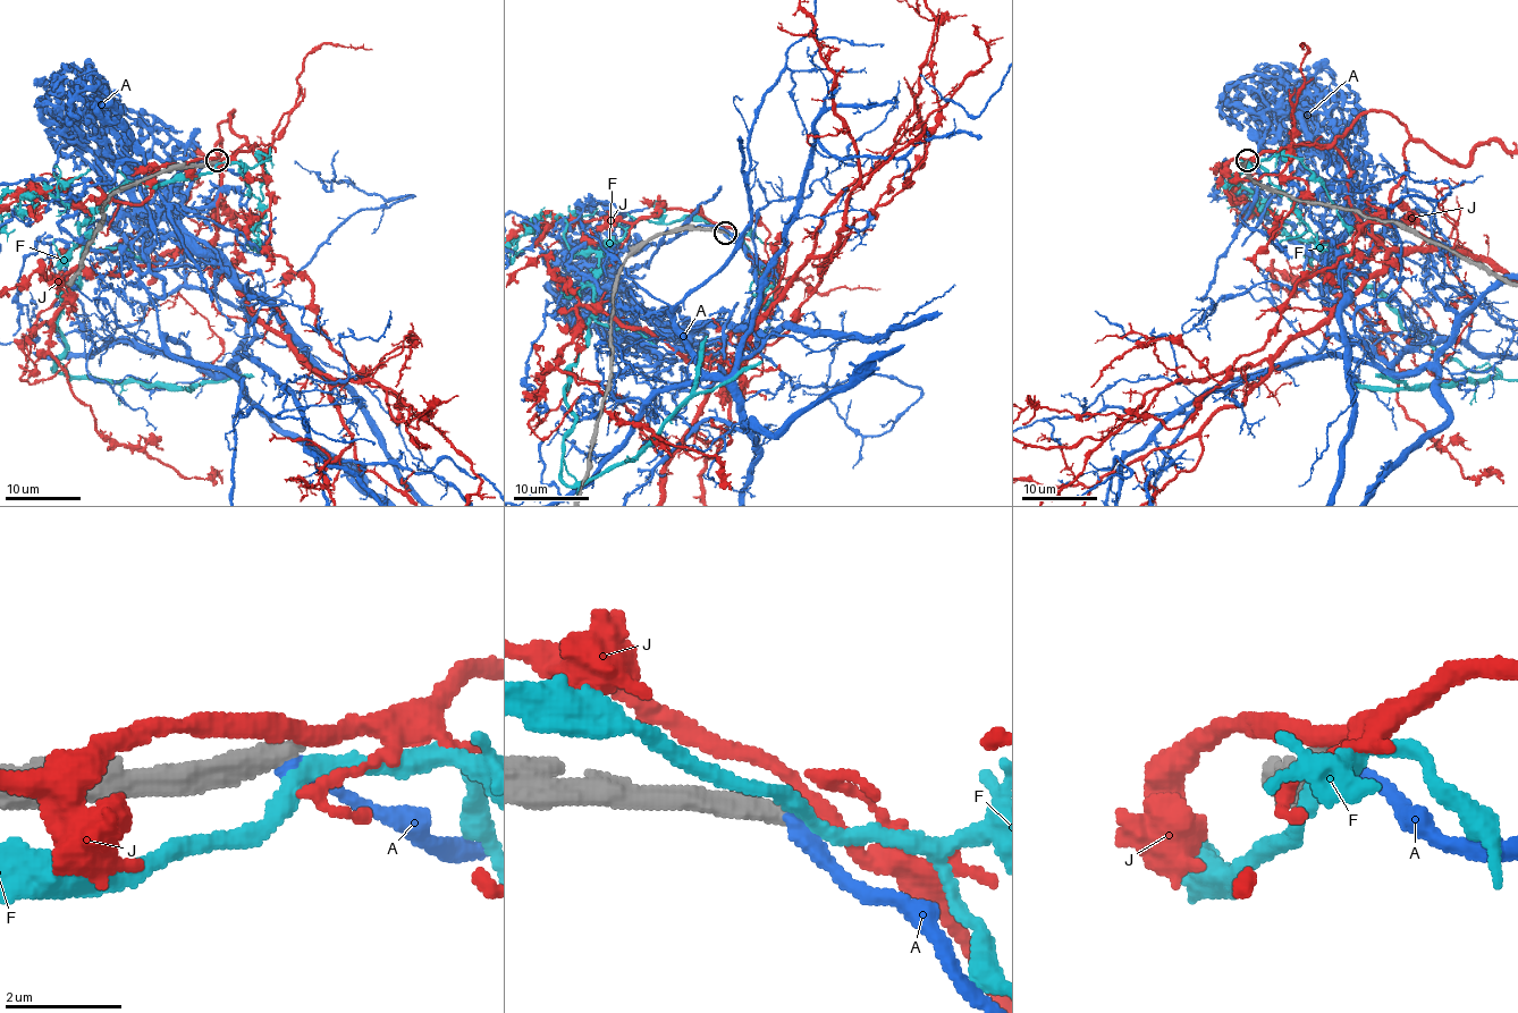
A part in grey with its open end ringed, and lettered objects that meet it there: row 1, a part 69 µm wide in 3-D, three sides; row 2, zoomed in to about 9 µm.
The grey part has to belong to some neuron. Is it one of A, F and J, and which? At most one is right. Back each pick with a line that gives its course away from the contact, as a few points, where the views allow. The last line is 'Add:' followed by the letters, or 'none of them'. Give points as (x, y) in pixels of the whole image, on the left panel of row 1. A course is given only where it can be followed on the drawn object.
Add: none of them

